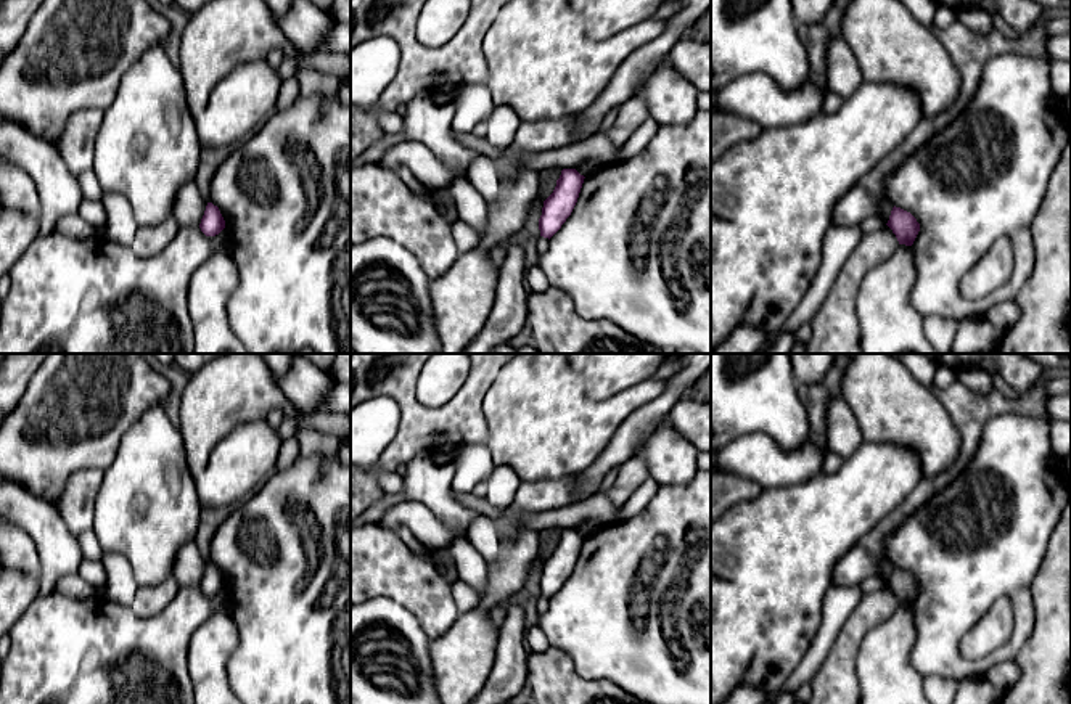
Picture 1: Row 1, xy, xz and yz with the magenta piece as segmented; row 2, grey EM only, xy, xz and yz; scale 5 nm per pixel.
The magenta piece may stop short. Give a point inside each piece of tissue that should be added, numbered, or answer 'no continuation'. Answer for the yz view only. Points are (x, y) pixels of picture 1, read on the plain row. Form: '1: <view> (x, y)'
no continuation

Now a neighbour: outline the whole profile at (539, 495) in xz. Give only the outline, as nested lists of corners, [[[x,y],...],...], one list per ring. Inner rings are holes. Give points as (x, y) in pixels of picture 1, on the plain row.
[[[579,474],[555,481],[521,482],[508,508],[494,519],[499,540],[511,540],[527,526],[521,521],[523,513],[544,513],[569,506],[582,500],[577,493]]]

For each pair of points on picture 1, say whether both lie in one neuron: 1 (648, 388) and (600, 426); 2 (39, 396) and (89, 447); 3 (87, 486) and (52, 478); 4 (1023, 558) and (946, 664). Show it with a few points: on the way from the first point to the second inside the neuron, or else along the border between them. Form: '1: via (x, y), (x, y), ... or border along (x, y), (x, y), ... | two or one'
1: via (637, 394), (611, 415) | one
2: via (52, 409), (77, 434) | one
3: border along (102, 470), (82, 468), (76, 471), (53, 503) | two
4: via (994, 579), (946, 627), (946, 635) | one

